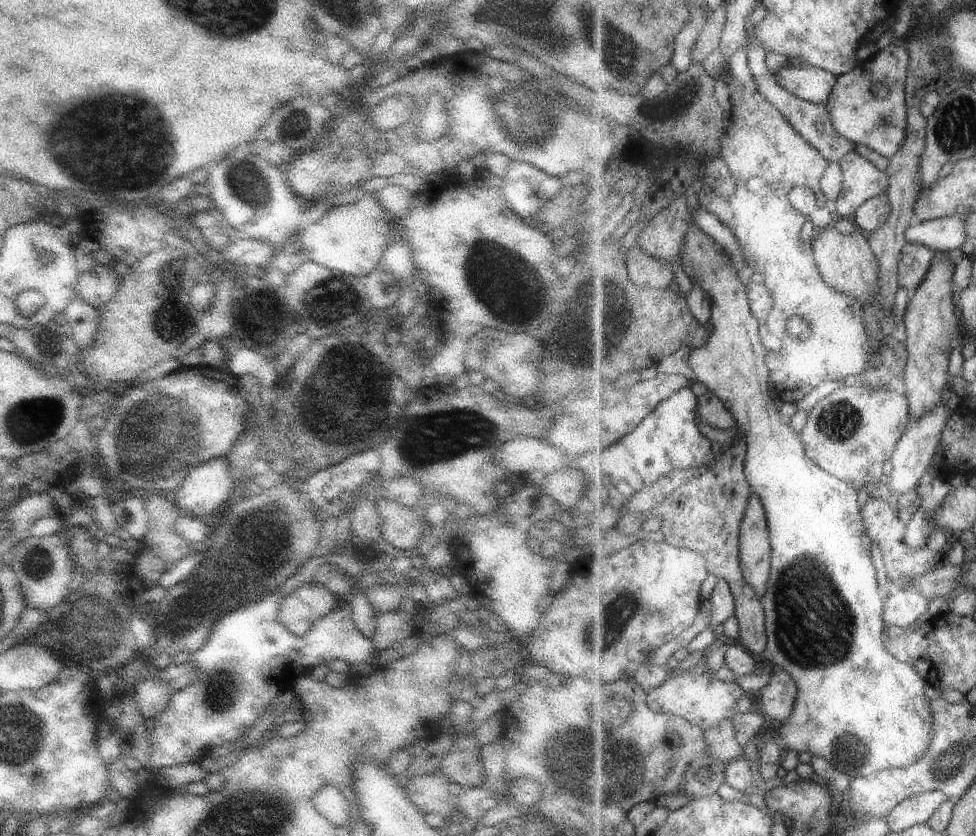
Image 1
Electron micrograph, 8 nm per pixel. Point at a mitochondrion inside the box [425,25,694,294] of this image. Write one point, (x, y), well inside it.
(527, 122)

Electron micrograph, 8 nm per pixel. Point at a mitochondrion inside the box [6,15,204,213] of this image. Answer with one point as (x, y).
(69, 143)

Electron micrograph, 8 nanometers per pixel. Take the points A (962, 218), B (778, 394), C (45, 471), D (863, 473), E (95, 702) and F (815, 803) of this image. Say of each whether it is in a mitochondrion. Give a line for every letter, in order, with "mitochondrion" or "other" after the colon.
A: other
B: other
C: other
D: other
E: other
F: other

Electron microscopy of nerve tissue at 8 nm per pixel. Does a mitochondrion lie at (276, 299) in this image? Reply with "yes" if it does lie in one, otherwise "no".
no

